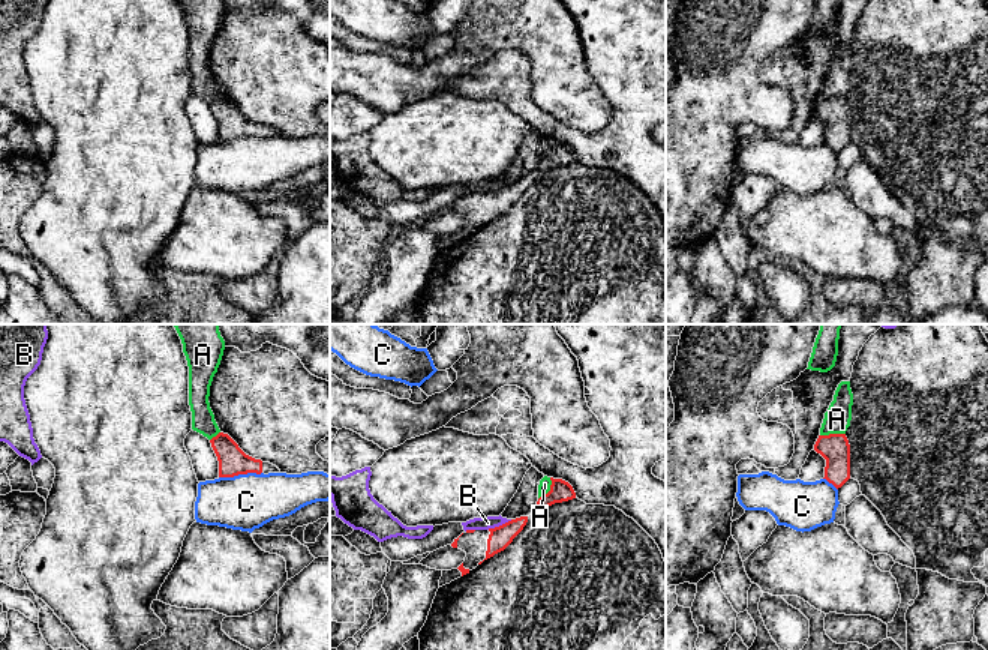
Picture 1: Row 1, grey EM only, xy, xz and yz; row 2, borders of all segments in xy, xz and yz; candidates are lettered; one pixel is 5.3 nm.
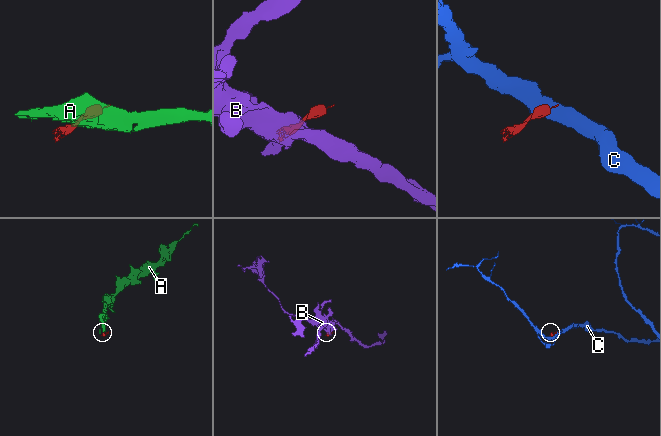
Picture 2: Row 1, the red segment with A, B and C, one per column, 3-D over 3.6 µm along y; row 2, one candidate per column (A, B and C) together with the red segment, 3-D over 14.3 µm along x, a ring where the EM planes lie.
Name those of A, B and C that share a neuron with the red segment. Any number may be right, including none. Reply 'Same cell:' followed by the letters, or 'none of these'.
Same cell: none of these

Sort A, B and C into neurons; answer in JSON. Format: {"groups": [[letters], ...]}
{"groups": [["A"], ["B"], ["C"]]}

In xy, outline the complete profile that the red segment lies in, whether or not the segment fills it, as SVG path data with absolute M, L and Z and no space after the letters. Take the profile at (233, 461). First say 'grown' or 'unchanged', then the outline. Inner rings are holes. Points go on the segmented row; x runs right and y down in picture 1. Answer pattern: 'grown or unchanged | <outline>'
grown | M219 432L210 443L219 461L219 477L280 473L276 465L246 455L228 434Z

